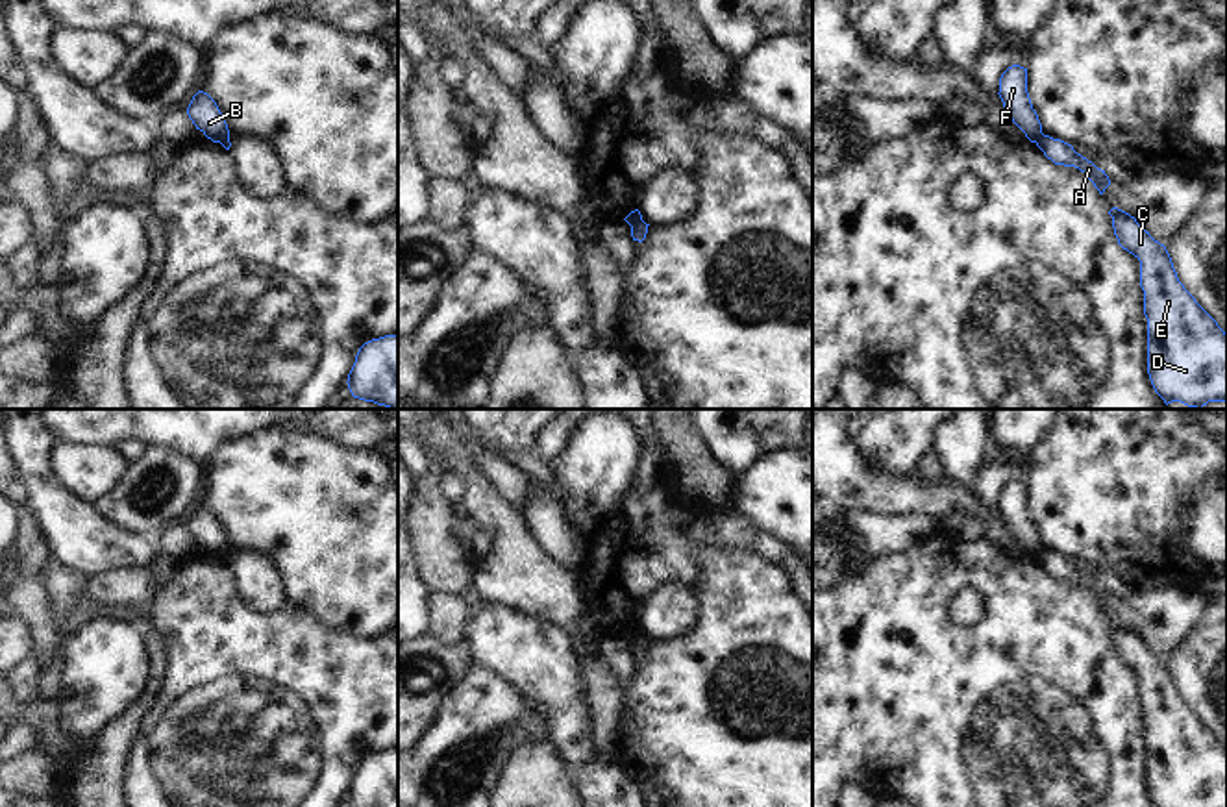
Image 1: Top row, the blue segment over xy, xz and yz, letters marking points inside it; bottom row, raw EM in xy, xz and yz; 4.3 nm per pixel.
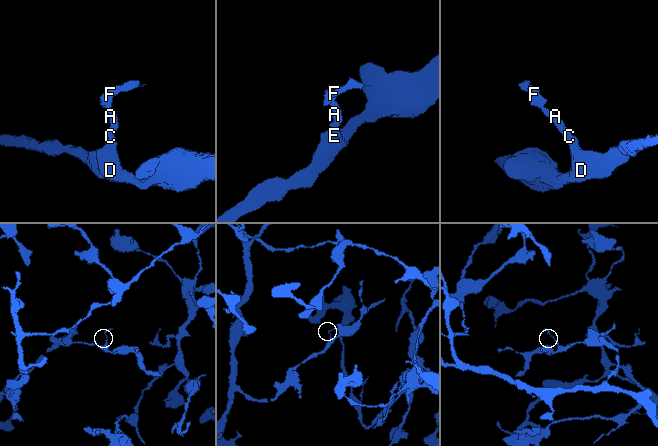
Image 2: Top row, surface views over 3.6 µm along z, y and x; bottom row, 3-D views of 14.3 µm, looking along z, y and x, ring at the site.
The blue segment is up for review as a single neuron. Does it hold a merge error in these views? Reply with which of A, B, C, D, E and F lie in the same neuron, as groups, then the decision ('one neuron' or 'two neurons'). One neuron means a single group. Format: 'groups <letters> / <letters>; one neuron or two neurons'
groups A C D E / B F; two neurons

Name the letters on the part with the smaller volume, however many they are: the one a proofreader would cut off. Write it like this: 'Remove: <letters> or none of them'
Remove: B, F

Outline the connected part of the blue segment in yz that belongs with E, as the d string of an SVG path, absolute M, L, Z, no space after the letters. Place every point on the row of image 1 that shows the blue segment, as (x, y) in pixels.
M1112 207L1118 244L1140 261L1140 287L1147 318L1147 374L1164 404L1181 402L1201 409L1208 402L1227 402L1227 333L1179 281L1164 244L1155 241L1129 213Z

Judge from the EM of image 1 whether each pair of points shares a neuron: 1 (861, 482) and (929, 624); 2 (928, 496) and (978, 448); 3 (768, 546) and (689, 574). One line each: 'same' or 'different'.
1: different
2: different
3: same

